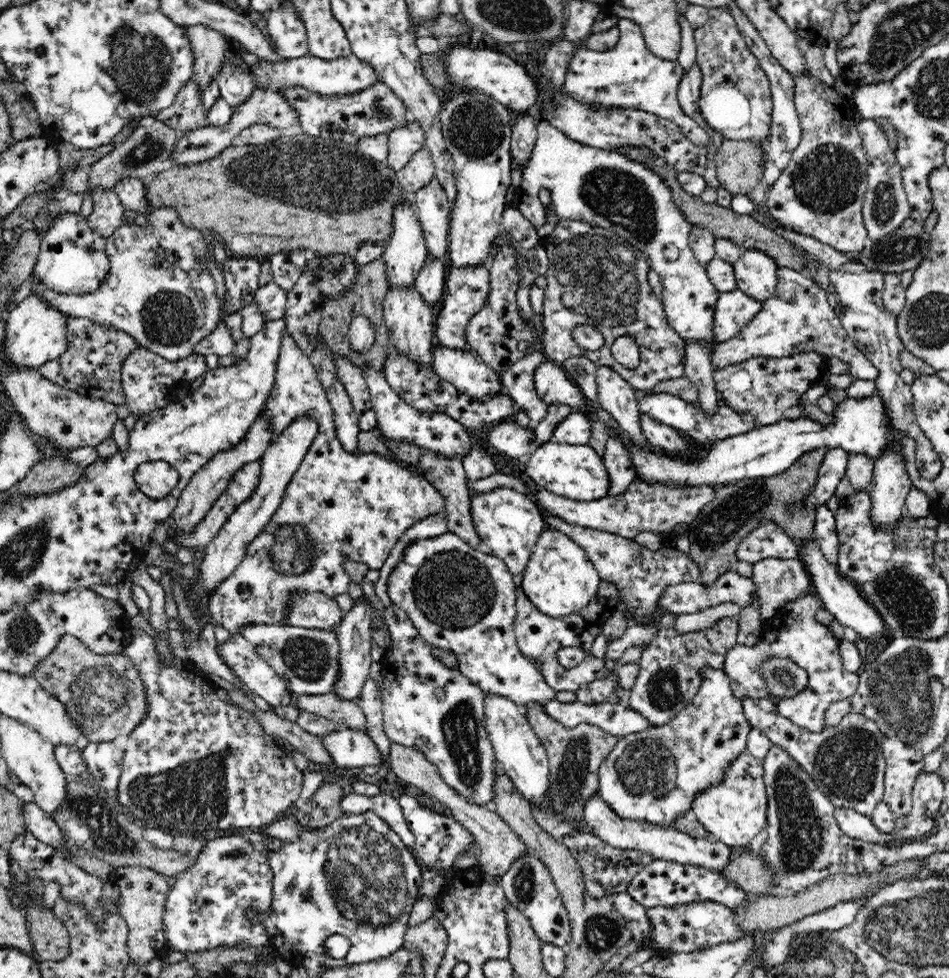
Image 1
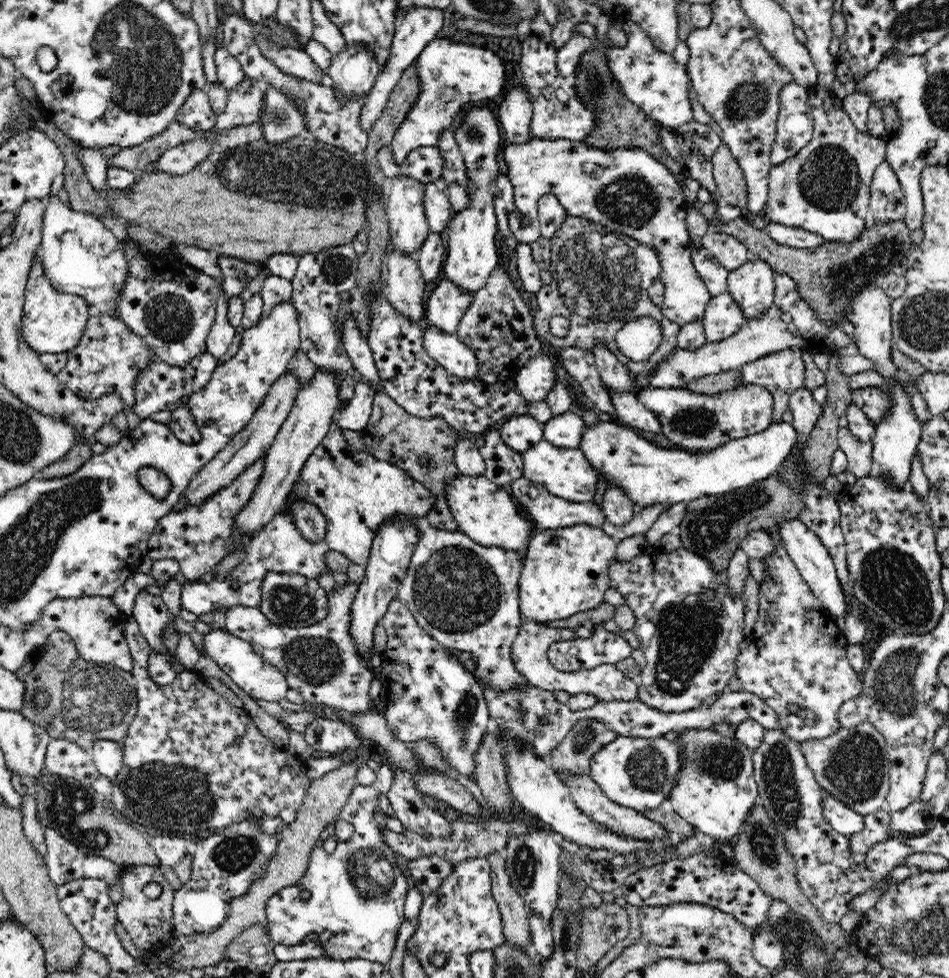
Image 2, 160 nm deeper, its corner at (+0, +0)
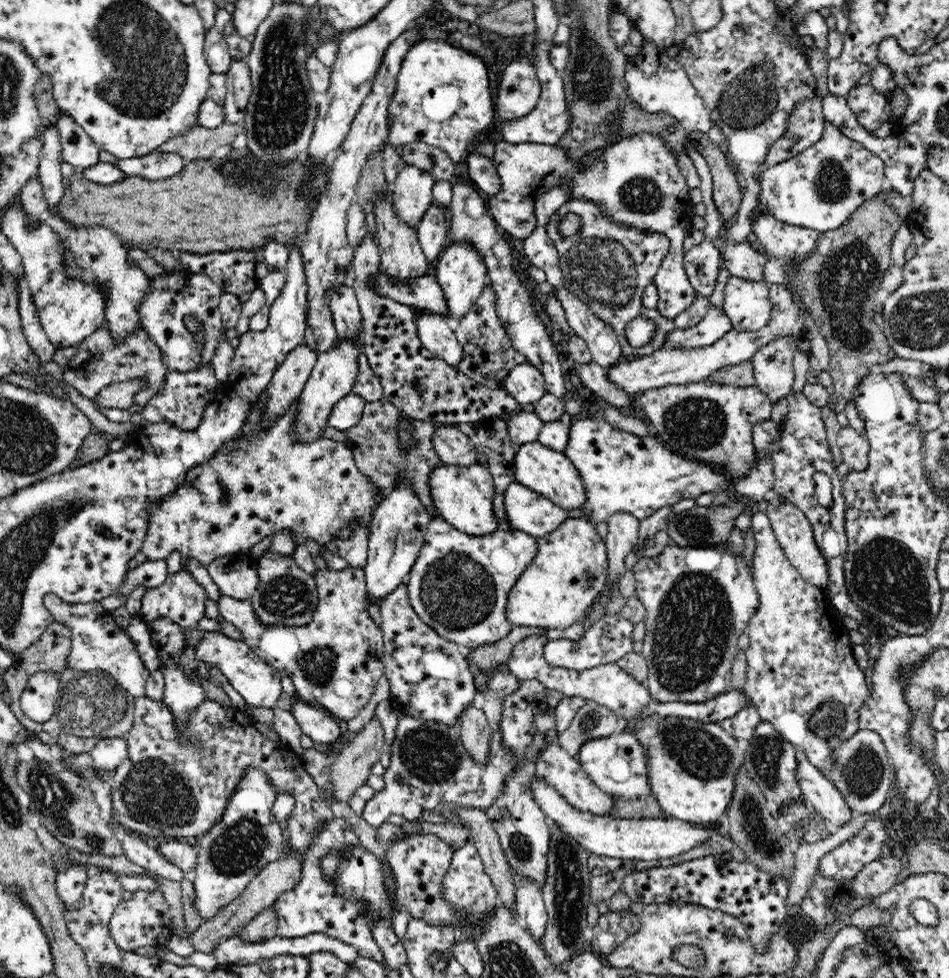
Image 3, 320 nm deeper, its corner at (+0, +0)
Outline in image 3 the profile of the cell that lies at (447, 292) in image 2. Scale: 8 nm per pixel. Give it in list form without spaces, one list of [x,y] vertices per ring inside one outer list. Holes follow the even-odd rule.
[[[380,269],[371,284],[376,294],[401,302],[408,308],[414,307],[417,311],[436,313],[444,318],[448,314],[444,291],[432,275],[420,275],[409,281],[396,281]]]

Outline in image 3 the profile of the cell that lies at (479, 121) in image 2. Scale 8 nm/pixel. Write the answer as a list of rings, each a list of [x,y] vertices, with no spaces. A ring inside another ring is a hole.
[[[456,242],[446,246],[442,254],[437,258],[436,280],[444,291],[444,298],[448,305],[446,318],[453,325],[472,310],[477,298],[480,298],[482,290],[489,284],[488,269],[481,258],[480,253],[474,250],[467,242]]]

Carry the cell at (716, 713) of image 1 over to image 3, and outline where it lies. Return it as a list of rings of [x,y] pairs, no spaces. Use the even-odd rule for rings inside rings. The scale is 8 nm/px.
[[[619,730],[604,738],[591,738],[584,742],[576,758],[584,772],[612,797],[639,799],[651,794],[647,779],[647,753],[638,739],[630,732]]]

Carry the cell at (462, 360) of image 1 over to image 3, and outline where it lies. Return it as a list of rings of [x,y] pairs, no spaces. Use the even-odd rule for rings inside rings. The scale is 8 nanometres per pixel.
[[[417,311],[417,335],[426,349],[450,366],[456,366],[463,355],[462,345],[455,335],[454,325],[436,313]]]

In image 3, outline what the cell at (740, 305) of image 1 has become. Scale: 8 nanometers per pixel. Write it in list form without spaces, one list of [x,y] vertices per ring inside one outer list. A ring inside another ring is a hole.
[[[710,304],[704,318],[699,323],[696,323],[696,326],[691,326],[687,329],[676,327],[671,333],[667,334],[663,346],[690,349],[702,348],[702,346],[714,344],[732,329],[733,324],[723,309]]]

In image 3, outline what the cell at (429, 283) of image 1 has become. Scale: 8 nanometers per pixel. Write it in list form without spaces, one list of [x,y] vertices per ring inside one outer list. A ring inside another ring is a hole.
[[[431,204],[417,224],[417,238],[429,265],[437,260],[447,246],[449,233],[445,211],[446,208]]]

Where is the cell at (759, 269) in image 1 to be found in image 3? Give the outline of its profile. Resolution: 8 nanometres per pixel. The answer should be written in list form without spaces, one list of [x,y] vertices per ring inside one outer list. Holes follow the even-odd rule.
[[[730,276],[724,286],[723,311],[739,331],[756,331],[771,318],[769,285],[761,280]]]

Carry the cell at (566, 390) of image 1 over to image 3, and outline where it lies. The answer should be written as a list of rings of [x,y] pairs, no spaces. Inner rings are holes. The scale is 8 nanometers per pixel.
[[[528,362],[514,366],[504,378],[502,387],[520,405],[534,404],[547,393],[542,373]]]

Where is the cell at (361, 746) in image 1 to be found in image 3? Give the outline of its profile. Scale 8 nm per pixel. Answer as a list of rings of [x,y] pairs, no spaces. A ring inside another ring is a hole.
[[[300,696],[293,698],[291,713],[300,725],[301,731],[309,736],[317,747],[326,747],[338,738],[344,738],[338,724],[326,714],[305,702]]]

